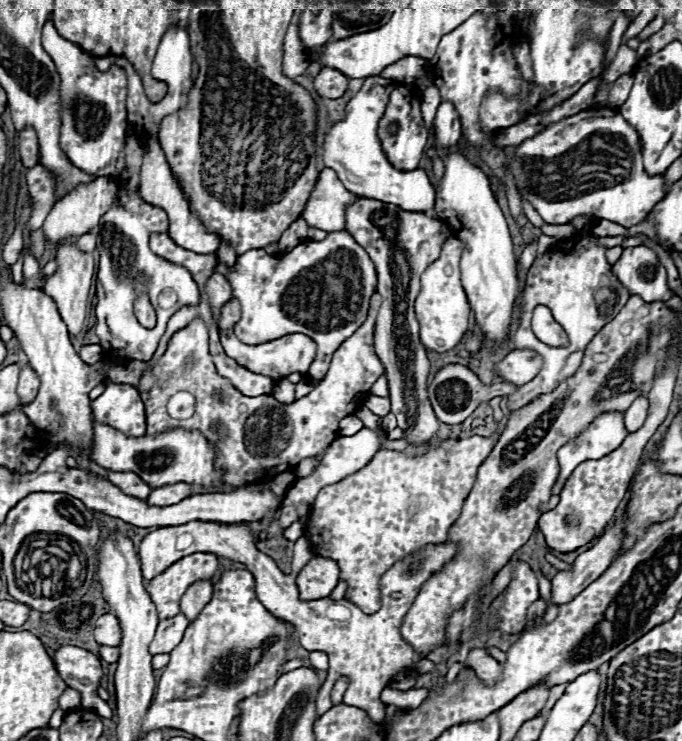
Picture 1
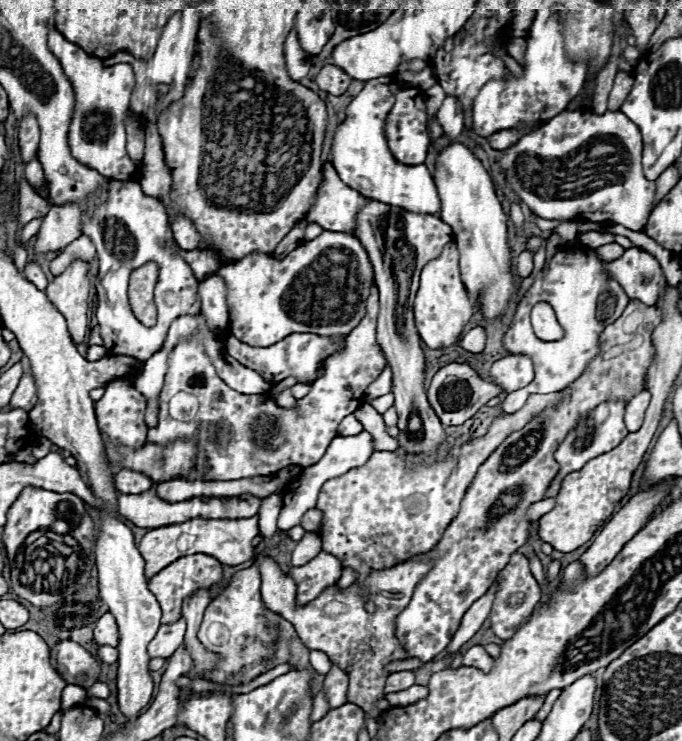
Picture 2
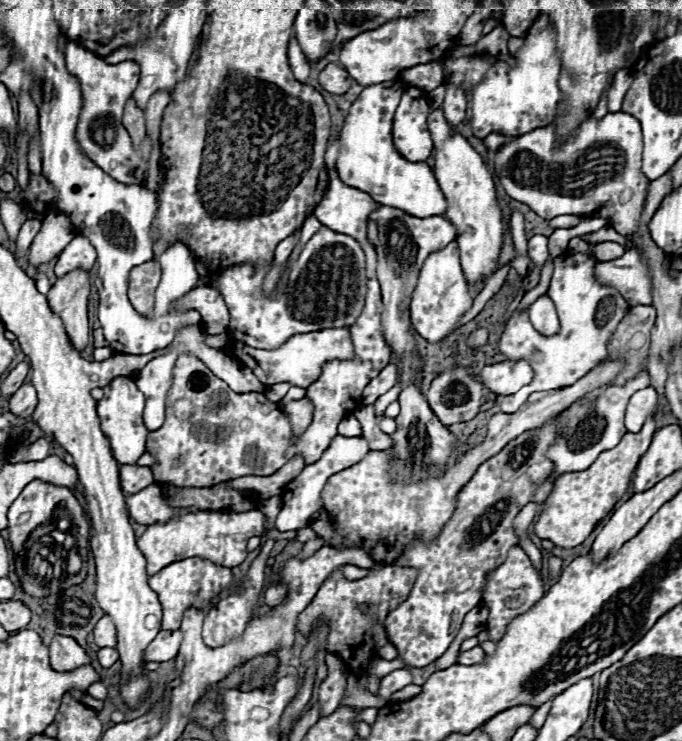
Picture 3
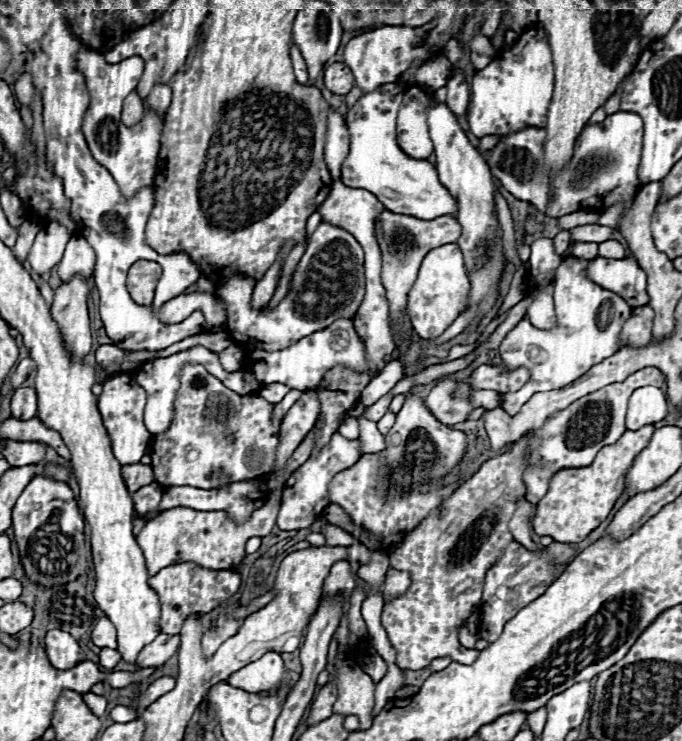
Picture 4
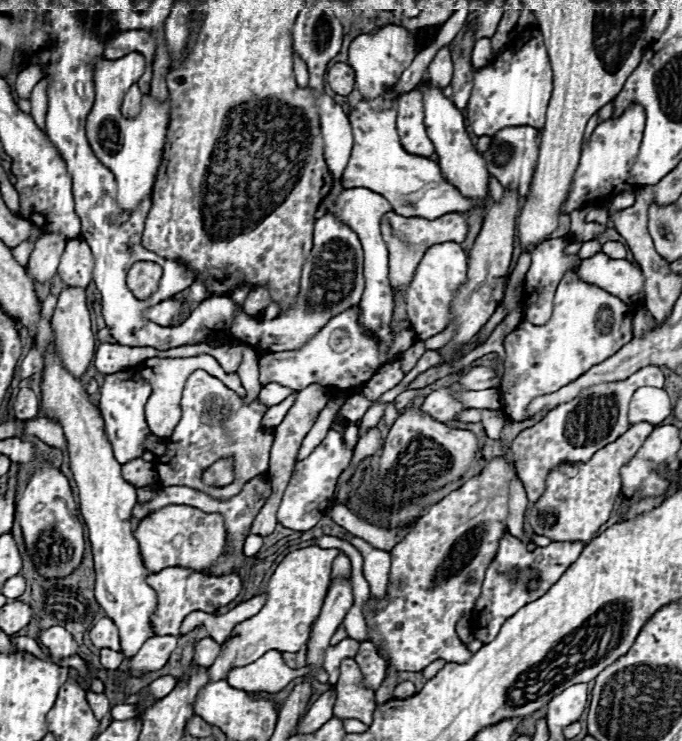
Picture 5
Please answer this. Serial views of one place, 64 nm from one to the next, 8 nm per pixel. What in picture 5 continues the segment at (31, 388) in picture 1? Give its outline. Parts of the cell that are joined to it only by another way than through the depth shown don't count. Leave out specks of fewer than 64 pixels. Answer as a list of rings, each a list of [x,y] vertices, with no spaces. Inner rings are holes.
[[[20,388],[14,400],[14,416],[18,420],[32,420],[38,414],[38,396],[30,388]]]

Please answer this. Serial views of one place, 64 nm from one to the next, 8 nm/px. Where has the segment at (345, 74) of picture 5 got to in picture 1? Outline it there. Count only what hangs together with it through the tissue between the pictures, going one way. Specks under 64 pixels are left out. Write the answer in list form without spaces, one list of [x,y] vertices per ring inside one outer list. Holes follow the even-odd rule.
[[[322,68],[320,74],[314,78],[314,90],[322,98],[340,98],[348,88],[348,78],[332,68]]]

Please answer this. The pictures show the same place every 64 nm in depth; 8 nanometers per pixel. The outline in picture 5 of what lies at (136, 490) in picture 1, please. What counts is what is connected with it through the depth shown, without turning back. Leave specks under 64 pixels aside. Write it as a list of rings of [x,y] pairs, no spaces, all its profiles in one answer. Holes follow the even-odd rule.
[[[142,458],[138,460],[130,460],[126,464],[122,464],[122,476],[126,482],[130,482],[134,488],[142,488],[148,484],[156,482],[156,472],[154,472],[154,464],[144,462]]]

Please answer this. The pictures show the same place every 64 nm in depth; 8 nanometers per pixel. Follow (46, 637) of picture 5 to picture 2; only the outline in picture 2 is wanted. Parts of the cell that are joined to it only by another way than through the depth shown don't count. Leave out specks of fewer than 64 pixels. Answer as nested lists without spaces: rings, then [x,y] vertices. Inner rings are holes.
[[[72,640],[58,642],[52,650],[52,666],[62,674],[68,684],[90,690],[100,676],[100,662]]]

